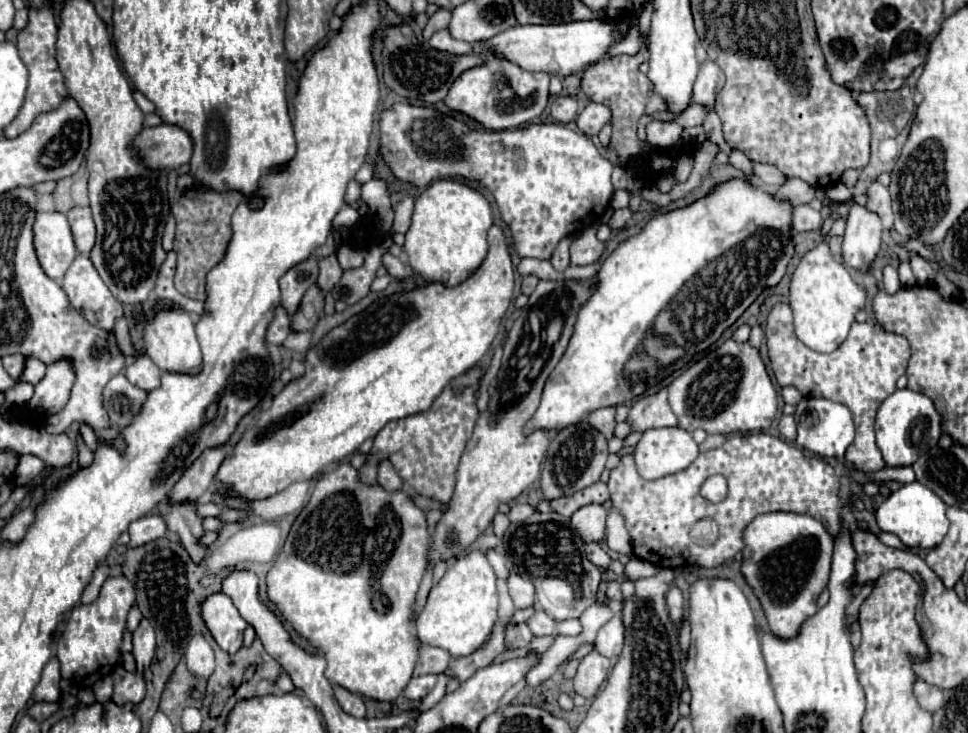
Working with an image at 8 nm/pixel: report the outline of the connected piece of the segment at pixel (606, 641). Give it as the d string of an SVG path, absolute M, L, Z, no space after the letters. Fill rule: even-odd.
M615 615L599 629L597 639L595 639L595 651L609 659L617 657L623 649L623 633L625 633L623 621L619 615Z

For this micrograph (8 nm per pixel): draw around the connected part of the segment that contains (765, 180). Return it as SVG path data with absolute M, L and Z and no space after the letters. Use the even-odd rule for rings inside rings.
M751 163L753 165L753 177L759 179L763 185L777 189L785 183L785 175L775 167L775 165L765 165L765 163Z

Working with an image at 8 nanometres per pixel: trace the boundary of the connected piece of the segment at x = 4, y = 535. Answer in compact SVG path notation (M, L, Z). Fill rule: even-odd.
M19 509L17 513L13 513L13 517L7 521L7 525L1 529L1 539L3 541L21 541L25 531L33 525L35 515L33 509Z

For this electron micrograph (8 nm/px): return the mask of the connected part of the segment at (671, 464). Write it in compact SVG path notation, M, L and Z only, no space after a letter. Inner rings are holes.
M679 427L649 429L635 445L633 457L643 479L659 479L691 465L699 455L691 433Z

